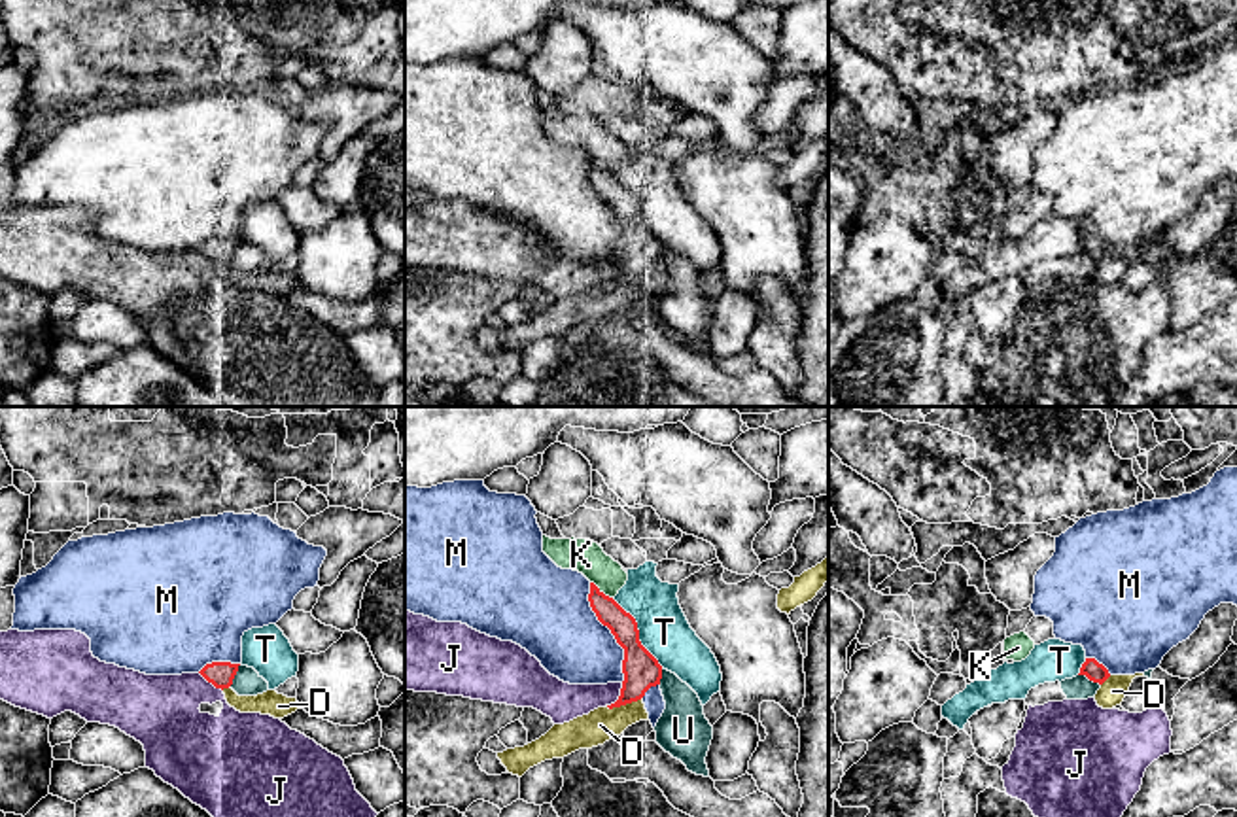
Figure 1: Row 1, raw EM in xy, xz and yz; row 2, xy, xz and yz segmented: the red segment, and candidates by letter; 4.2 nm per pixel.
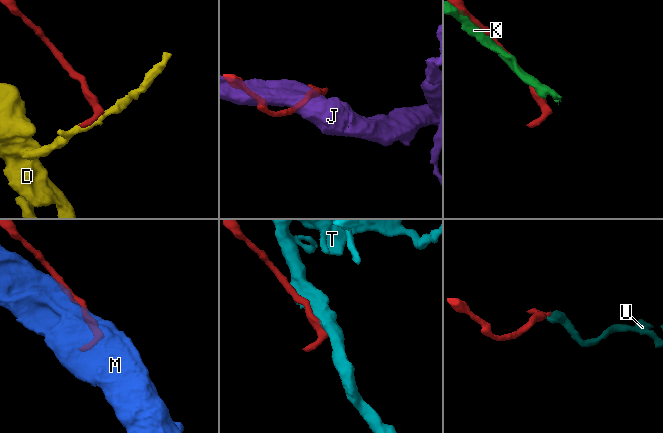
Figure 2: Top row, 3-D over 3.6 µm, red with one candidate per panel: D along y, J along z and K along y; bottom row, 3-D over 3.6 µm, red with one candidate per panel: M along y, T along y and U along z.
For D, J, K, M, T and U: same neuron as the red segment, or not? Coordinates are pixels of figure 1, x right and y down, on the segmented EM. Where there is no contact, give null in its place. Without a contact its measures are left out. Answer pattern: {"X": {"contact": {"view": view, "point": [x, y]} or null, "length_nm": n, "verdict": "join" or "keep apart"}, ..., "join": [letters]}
{"D": {"contact": {"view": "xz", "point": [623, 704]}, "length_nm": 170, "verdict": "keep apart"}, "J": {"contact": {"view": "xz", "point": [619, 696]}, "length_nm": 120, "verdict": "keep apart"}, "K": {"contact": {"view": "xz", "point": [602, 592]}, "length_nm": 120, "verdict": "keep apart"}, "M": {"contact": {"view": "xz", "point": [611, 632]}, "length_nm": 440, "verdict": "keep apart"}, "T": {"contact": {"view": "xz", "point": [638, 632]}, "length_nm": 360, "verdict": "keep apart"}, "U": {"contact": {"view": "xy", "point": [235, 674]}, "length_nm": 110, "verdict": "keep apart"}, "join": []}

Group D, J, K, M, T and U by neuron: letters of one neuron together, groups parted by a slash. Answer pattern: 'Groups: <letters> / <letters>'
Groups: D / J / K / M / T / U

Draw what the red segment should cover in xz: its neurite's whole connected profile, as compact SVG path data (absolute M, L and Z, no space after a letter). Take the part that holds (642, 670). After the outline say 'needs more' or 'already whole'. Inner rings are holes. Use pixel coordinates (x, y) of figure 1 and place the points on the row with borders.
M590 582L588 601L598 620L611 630L624 649L620 696L607 707L613 709L641 700L651 687L660 685L662 666L641 645L636 618L594 582Z; already whole

